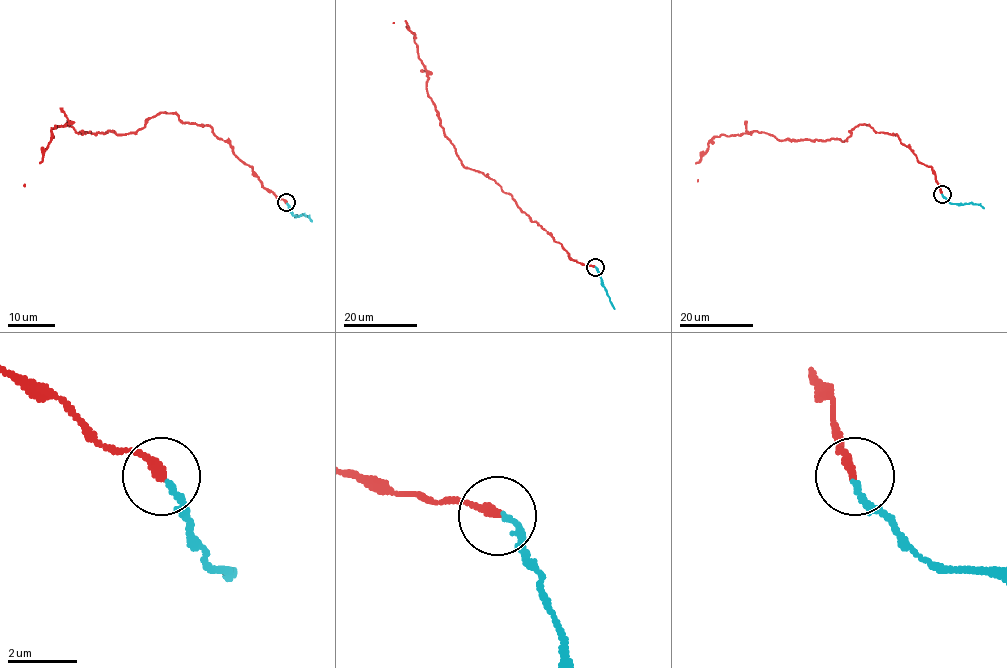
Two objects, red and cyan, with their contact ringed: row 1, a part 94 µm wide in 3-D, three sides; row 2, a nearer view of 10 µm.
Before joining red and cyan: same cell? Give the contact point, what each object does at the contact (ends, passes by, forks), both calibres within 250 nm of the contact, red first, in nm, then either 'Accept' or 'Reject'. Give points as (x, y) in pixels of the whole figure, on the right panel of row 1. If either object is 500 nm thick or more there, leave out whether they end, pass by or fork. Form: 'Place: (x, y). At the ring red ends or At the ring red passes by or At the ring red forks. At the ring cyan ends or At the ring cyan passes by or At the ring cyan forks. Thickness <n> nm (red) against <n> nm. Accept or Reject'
Place: (942, 194). At the ring red ends. At the ring cyan ends. Thickness 260 nm (red) against 160 nm. Accept

